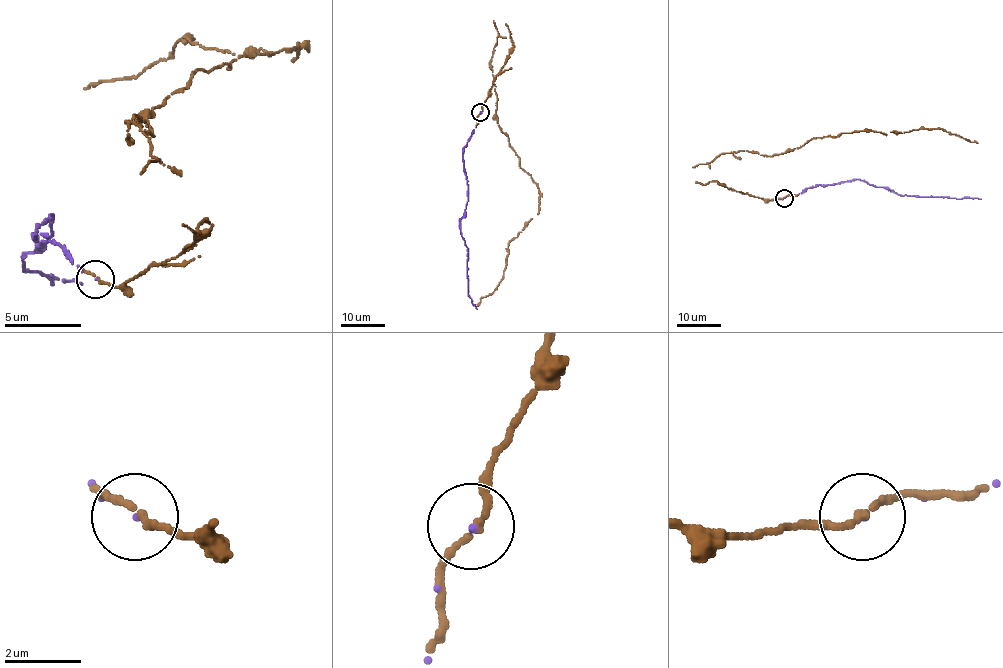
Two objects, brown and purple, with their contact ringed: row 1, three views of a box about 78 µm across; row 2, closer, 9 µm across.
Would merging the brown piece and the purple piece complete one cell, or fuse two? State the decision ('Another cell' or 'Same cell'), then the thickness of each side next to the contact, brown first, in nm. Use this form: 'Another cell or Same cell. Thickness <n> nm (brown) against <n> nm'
Same cell. Thickness 180 nm (brown) against 100 nm

